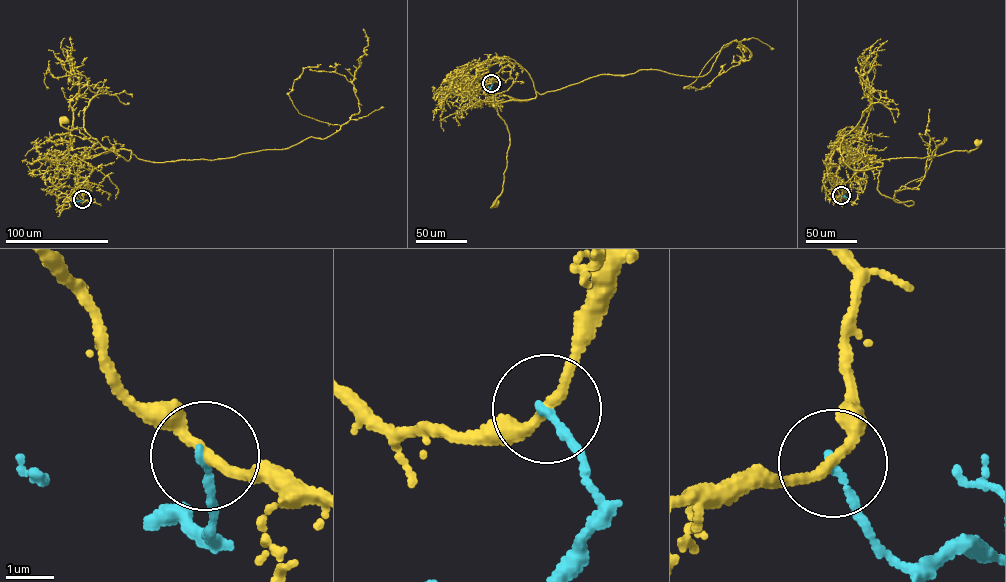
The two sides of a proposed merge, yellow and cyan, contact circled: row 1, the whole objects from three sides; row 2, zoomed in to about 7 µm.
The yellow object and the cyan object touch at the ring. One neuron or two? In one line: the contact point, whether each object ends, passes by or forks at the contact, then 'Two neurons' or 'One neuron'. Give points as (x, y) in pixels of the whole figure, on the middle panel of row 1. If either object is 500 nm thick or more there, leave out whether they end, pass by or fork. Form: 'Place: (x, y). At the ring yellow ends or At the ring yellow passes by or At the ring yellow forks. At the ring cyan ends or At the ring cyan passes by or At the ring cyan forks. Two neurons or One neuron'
Place: (491, 83). At the ring yellow passes by. At the ring cyan ends. Two neurons

